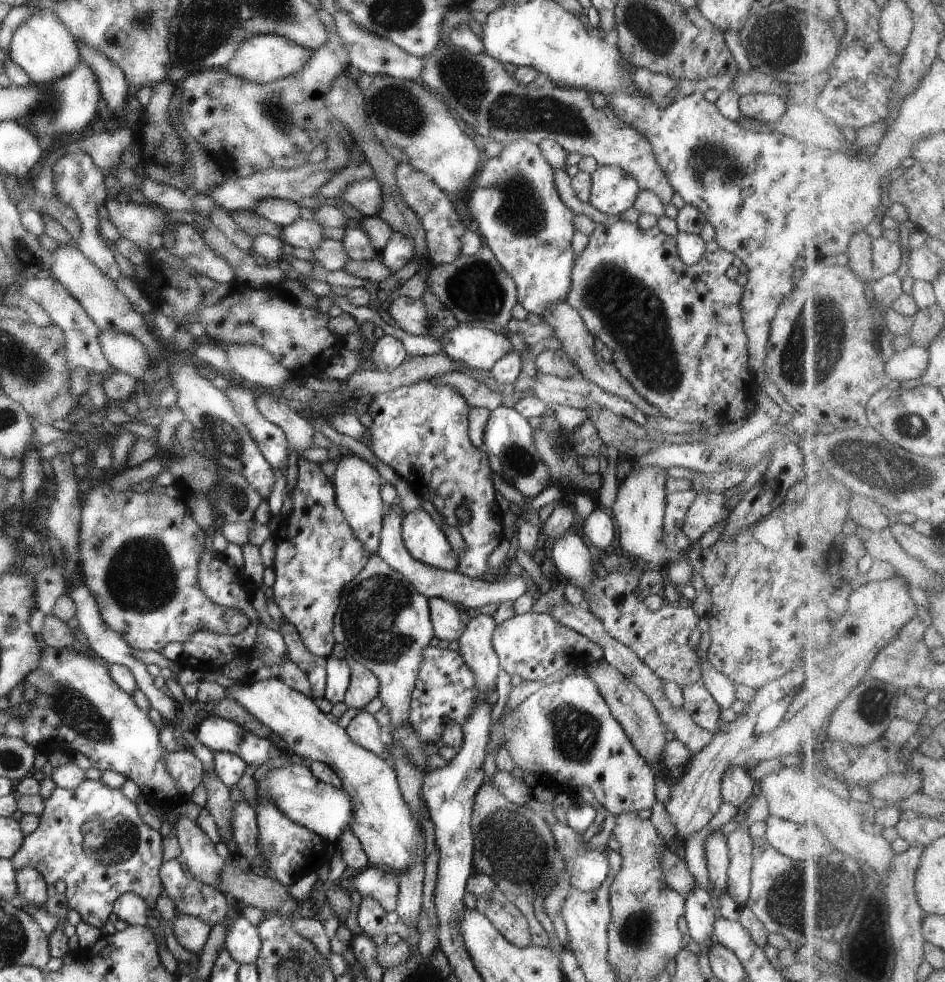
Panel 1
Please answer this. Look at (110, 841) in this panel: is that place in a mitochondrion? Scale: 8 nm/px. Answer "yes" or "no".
yes

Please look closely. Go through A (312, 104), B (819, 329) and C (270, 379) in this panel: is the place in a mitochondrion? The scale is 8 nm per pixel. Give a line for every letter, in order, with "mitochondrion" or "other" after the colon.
A: other
B: mitochondrion
C: other

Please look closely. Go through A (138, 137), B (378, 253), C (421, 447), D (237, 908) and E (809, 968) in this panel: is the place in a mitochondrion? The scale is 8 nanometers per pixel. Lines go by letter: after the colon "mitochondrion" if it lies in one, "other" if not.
A: other
B: other
C: other
D: other
E: other

